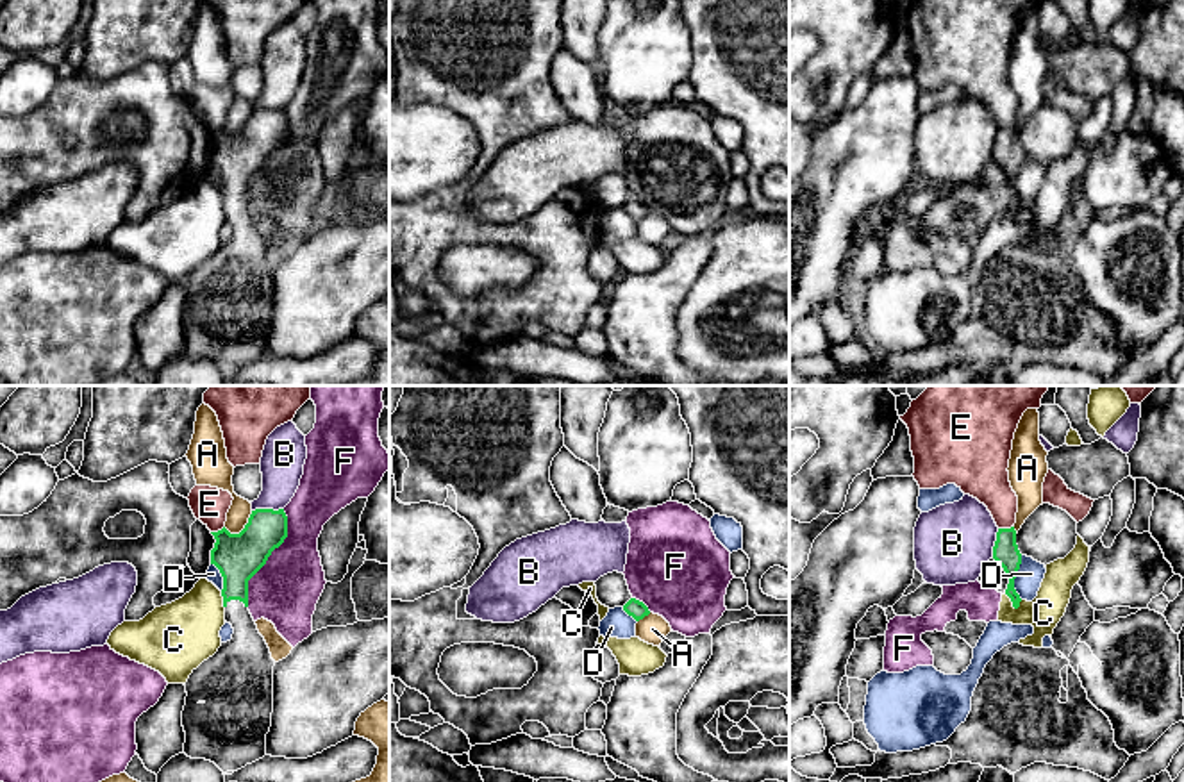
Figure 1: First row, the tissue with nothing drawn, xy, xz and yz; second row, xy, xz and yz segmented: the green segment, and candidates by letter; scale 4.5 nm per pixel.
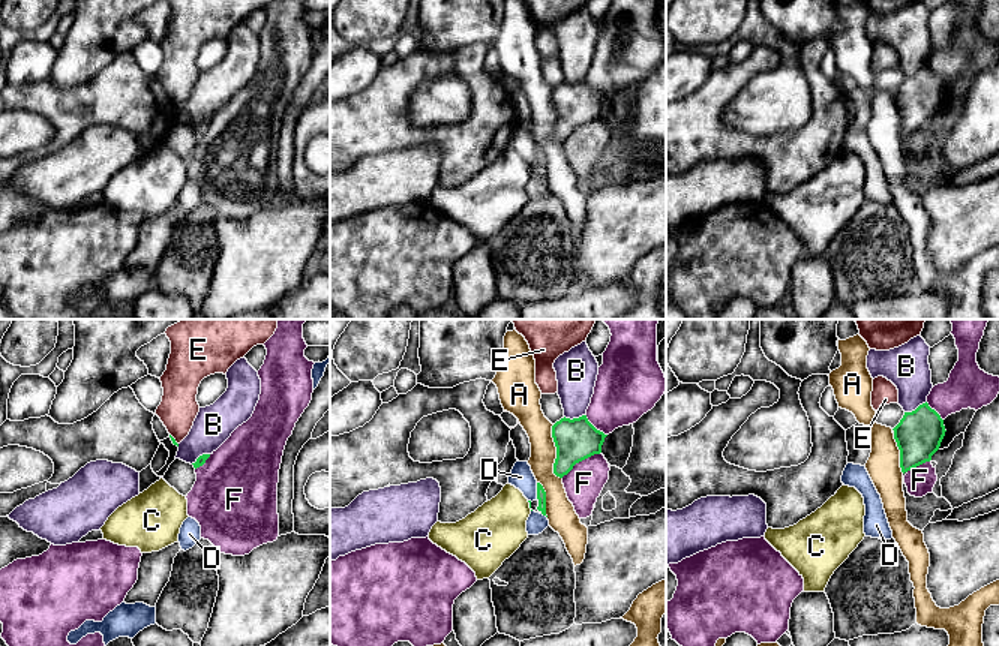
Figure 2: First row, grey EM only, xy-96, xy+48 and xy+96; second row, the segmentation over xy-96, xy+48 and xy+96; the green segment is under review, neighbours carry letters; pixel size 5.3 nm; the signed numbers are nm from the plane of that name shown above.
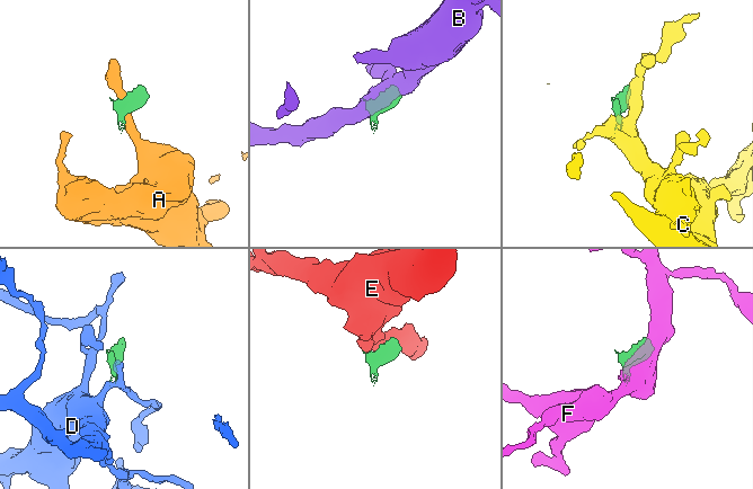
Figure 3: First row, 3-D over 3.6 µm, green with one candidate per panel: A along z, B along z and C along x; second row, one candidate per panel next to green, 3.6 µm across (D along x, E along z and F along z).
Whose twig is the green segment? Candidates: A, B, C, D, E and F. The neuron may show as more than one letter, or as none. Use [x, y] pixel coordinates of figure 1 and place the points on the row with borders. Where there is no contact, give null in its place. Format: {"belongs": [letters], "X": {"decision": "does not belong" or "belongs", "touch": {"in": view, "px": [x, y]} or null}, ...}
{"belongs": [], "A": {"decision": "does not belong", "touch": {"in": "xy", "px": [243, 529]}}, "B": {"decision": "does not belong", "touch": {"in": "xy", "px": [266, 509]}}, "C": {"decision": "does not belong", "touch": {"in": "yz", "px": [1013, 604]}}, "D": {"decision": "does not belong", "touch": {"in": "yz", "px": [1015, 577]}}, "E": {"decision": "does not belong", "touch": {"in": "yz", "px": [1006, 529]}}, "F": {"decision": "does not belong", "touch": {"in": "xy", "px": [268, 556]}}}

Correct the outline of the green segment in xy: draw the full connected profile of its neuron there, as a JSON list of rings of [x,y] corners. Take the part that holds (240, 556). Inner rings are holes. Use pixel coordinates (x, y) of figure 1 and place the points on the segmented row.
[[[255,509],[239,534],[225,527],[211,532],[216,539],[211,564],[223,577],[225,621],[232,625],[232,639],[189,675],[182,727],[186,732],[184,753],[191,759],[214,762],[223,773],[238,771],[266,755],[266,734],[273,712],[273,666],[270,648],[259,634],[248,611],[248,580],[266,564],[268,557],[288,537],[284,509]]]

